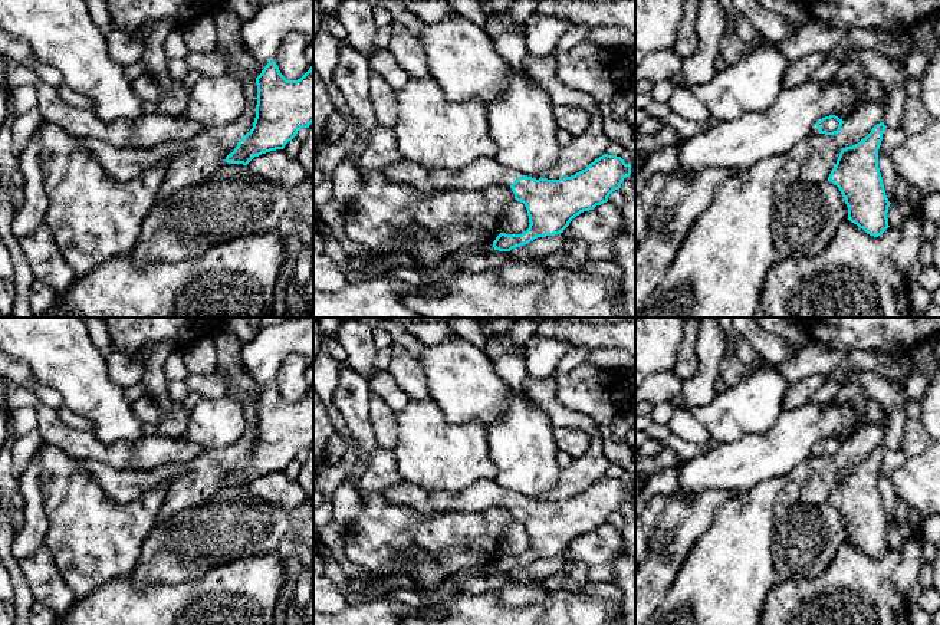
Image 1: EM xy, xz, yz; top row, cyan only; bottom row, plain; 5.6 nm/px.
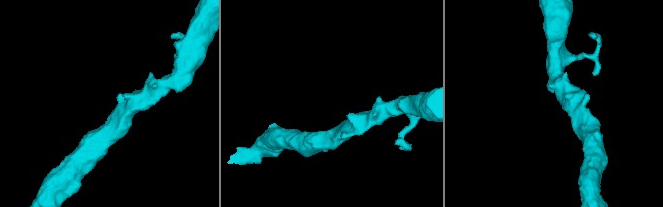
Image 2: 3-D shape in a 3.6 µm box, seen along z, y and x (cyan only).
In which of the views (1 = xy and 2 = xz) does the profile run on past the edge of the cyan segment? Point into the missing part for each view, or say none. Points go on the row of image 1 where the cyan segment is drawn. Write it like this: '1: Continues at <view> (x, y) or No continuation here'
1: No continuation here
2: Continues at xz (486, 171)

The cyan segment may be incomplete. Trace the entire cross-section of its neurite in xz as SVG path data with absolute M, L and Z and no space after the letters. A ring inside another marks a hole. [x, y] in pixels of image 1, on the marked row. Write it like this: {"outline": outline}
{"outline": "M604 154L575 175L548 180L532 178L500 165L494 158L477 159L463 170L424 170L415 162L401 161L378 170L390 181L413 185L421 191L481 190L493 184L509 187L515 198L525 204L529 228L522 234L500 233L494 250L510 251L538 237L563 233L569 223L584 211L608 201L612 191L631 175L631 164L621 157Z"}

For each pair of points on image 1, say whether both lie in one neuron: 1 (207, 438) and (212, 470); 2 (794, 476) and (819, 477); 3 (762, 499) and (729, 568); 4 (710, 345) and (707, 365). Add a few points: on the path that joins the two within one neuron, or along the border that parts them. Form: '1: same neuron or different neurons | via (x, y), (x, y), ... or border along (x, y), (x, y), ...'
1: different neurons | border along (240, 437), (224, 447), (203, 453)
2: different neurons | border along (808, 461), (808, 482), (799, 499)
3: same neuron | via (749, 516), (742, 528), (736, 551)
4: same neuron | via (710, 349), (709, 361)

